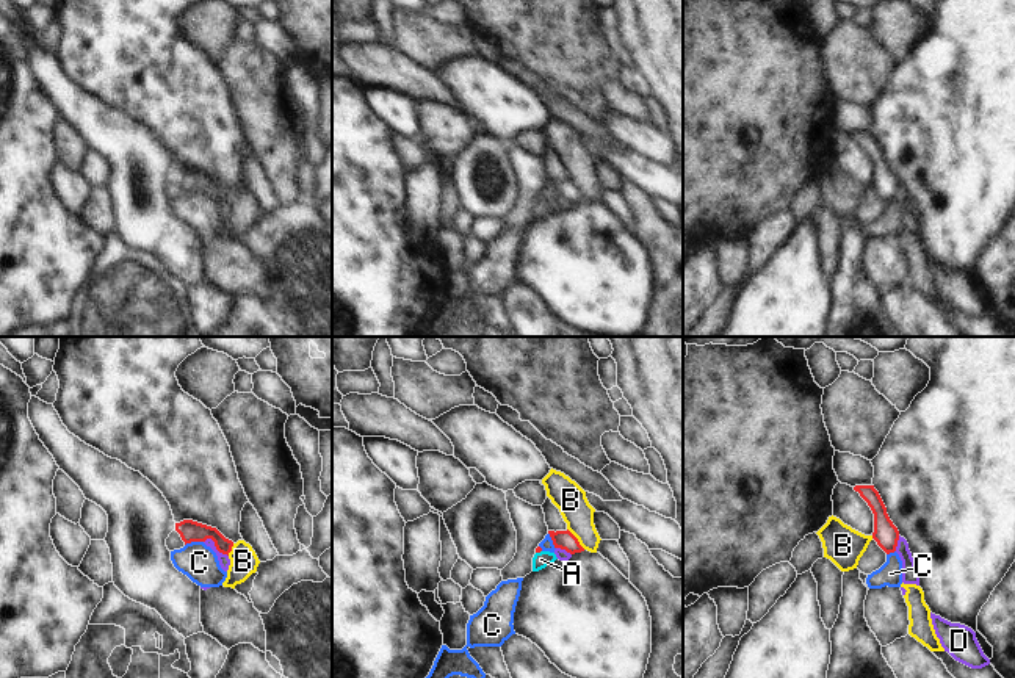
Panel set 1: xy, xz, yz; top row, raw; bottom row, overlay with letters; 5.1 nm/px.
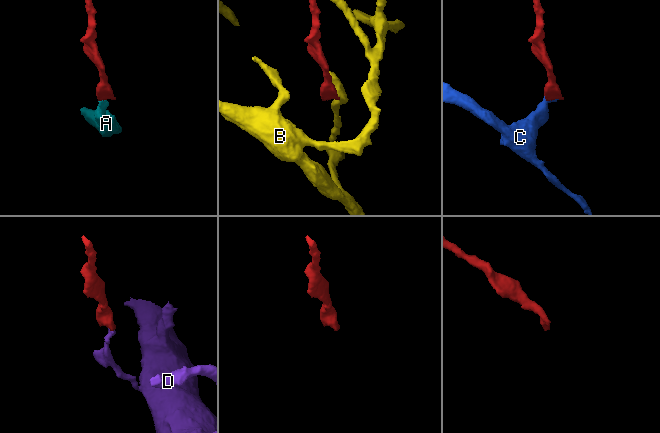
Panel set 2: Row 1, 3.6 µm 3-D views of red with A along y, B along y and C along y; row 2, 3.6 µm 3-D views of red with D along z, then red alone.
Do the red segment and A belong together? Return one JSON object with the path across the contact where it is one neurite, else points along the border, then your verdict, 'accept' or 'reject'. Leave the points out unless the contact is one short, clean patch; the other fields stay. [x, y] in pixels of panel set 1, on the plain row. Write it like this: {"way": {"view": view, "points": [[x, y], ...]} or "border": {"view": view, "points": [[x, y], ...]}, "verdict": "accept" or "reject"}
{"way": {"view": "xz", "points": [[538, 199], [538, 201], [541, 209]]}, "verdict": "accept"}

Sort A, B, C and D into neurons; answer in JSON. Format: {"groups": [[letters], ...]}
{"groups": [["A"], ["B"], ["C"], ["D"]]}

